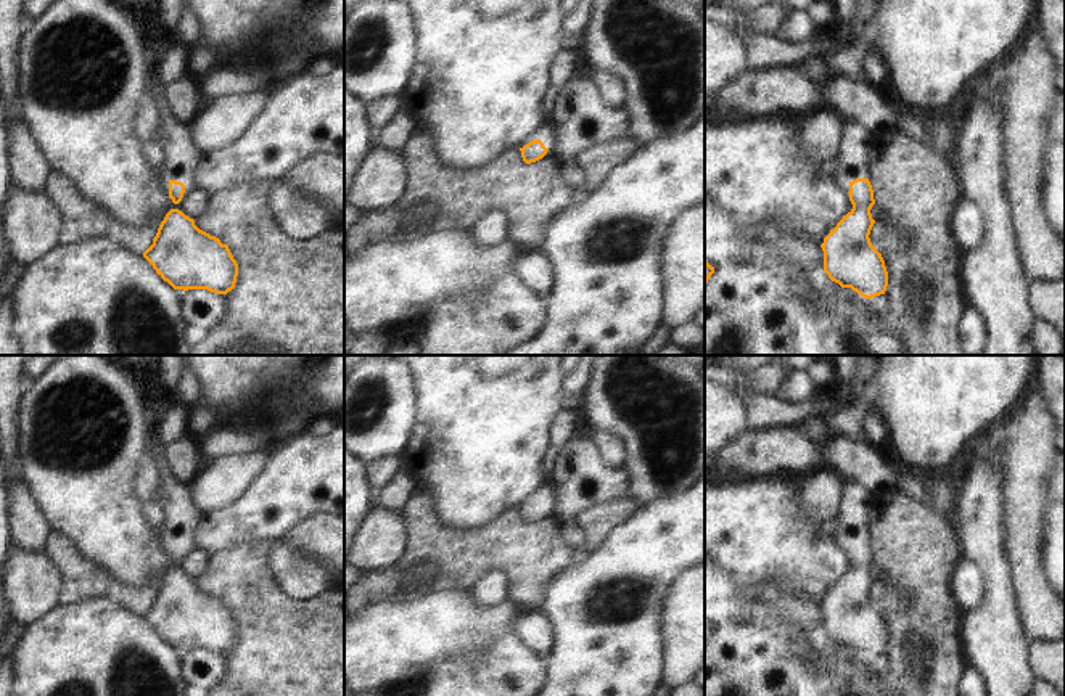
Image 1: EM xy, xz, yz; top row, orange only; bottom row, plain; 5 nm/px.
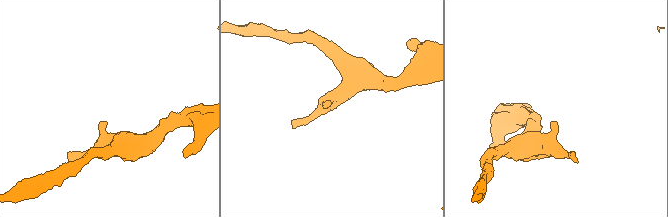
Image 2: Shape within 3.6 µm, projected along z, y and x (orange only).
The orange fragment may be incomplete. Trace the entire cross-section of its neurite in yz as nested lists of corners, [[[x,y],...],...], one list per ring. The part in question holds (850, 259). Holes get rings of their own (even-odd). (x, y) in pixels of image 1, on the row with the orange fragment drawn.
[[[846,121],[840,141],[838,166],[835,174],[849,180],[849,201],[853,209],[843,215],[833,230],[820,244],[824,251],[824,272],[841,288],[851,288],[866,299],[885,294],[888,286],[888,272],[882,254],[870,243],[870,230],[875,223],[870,209],[875,204],[874,190],[869,182],[869,141],[872,133],[856,121]]]

